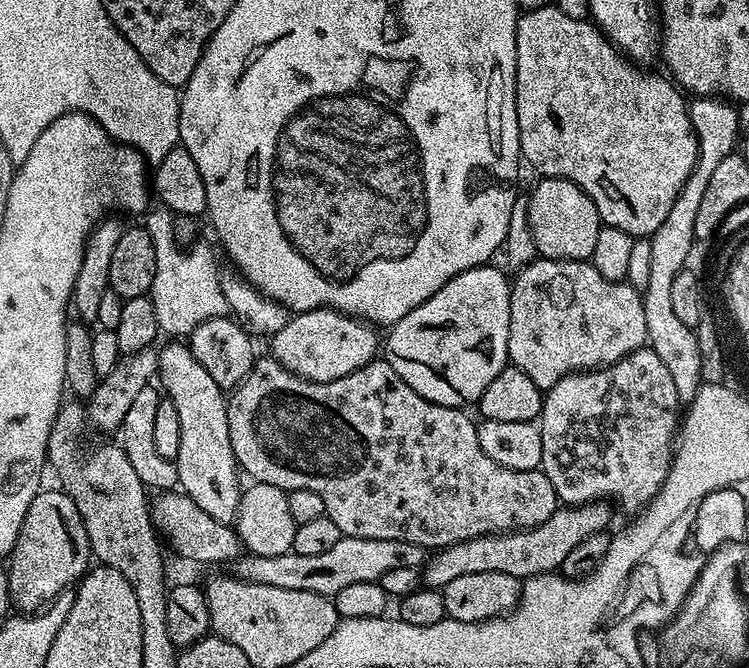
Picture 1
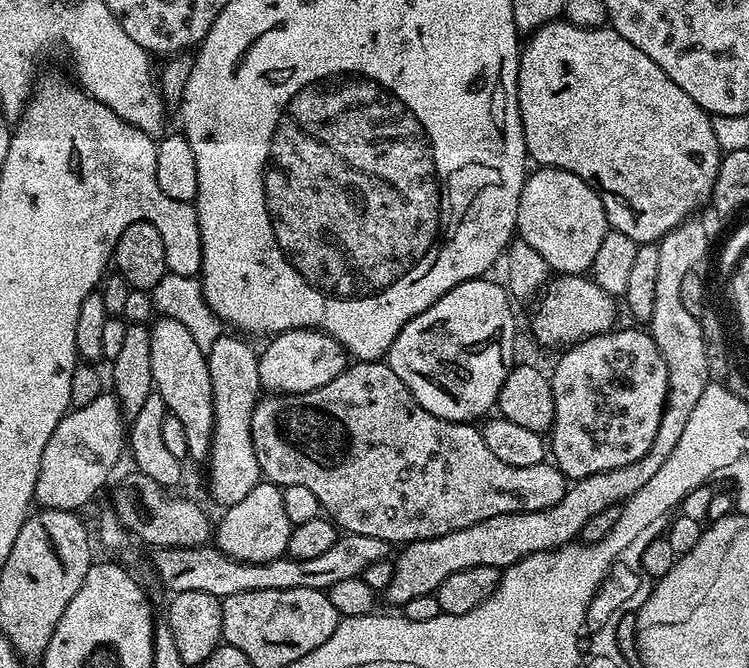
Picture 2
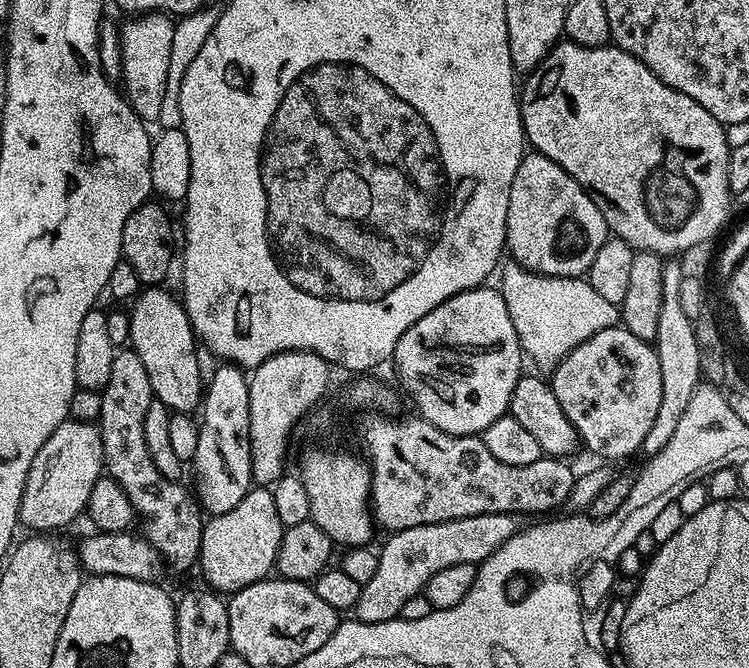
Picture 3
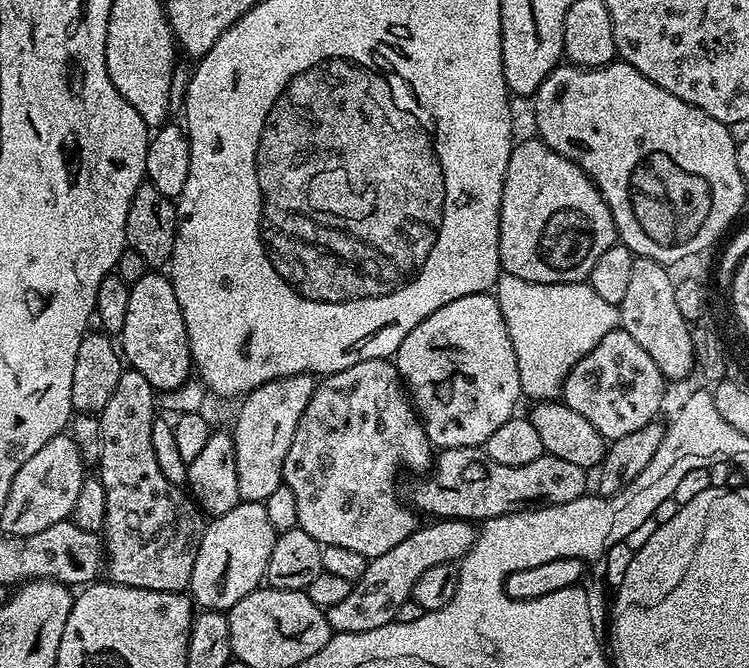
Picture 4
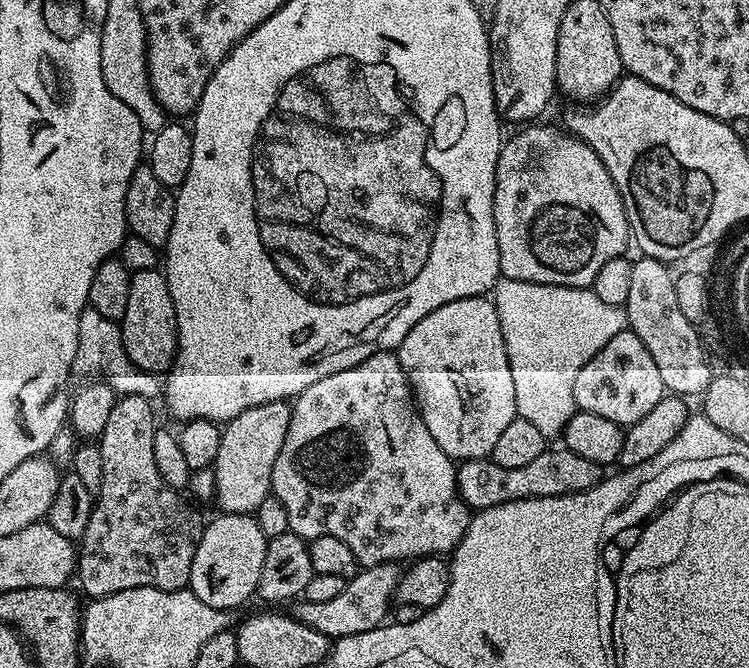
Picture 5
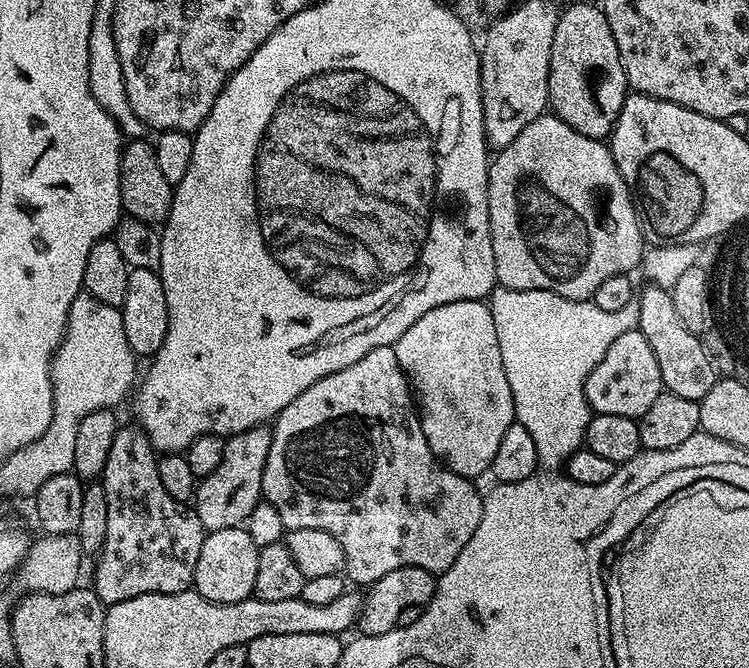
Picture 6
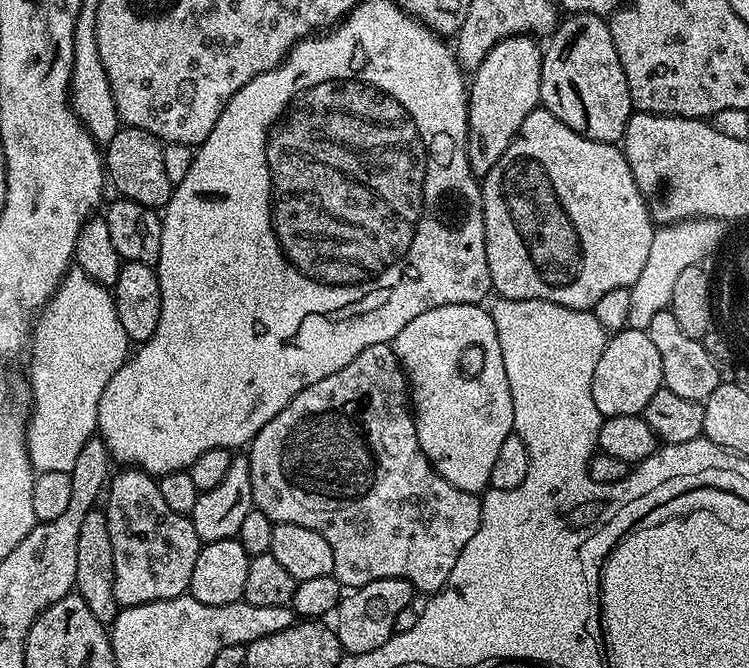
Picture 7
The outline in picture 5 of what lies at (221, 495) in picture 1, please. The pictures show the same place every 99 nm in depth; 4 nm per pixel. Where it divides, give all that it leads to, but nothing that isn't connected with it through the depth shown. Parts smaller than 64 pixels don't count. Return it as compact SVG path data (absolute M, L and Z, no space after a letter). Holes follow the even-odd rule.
M159 267L132 273L130 299L126 302L126 314L119 321L121 337L130 362L141 370L164 374L176 362L176 315L174 298L170 298L170 286Z

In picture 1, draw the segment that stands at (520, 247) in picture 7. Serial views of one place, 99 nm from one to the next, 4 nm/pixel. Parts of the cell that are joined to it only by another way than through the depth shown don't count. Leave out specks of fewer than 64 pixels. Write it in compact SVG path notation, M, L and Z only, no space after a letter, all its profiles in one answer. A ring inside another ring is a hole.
M553 176L537 179L536 189L528 196L528 221L534 234L534 246L545 260L587 260L594 254L594 242L602 221L594 202L574 182L559 180Z

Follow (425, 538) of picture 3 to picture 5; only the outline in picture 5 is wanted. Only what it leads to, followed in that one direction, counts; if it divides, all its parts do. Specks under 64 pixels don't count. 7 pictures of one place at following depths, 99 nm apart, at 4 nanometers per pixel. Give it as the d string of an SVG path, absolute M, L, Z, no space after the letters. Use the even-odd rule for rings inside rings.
M399 563L364 568L357 572L352 580L345 583L342 594L337 594L331 602L297 603L294 615L306 626L318 630L318 634L326 634L332 642L341 640L343 636L366 634L370 630L381 627L389 619L401 575L402 568Z

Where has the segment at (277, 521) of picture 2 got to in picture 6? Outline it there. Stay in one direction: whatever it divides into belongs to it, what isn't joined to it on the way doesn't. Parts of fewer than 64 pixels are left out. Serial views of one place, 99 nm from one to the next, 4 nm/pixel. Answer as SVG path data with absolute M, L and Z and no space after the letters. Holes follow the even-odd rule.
M244 526L207 533L198 553L194 591L215 604L233 604L249 599L254 590L254 577L258 574L260 549Z

